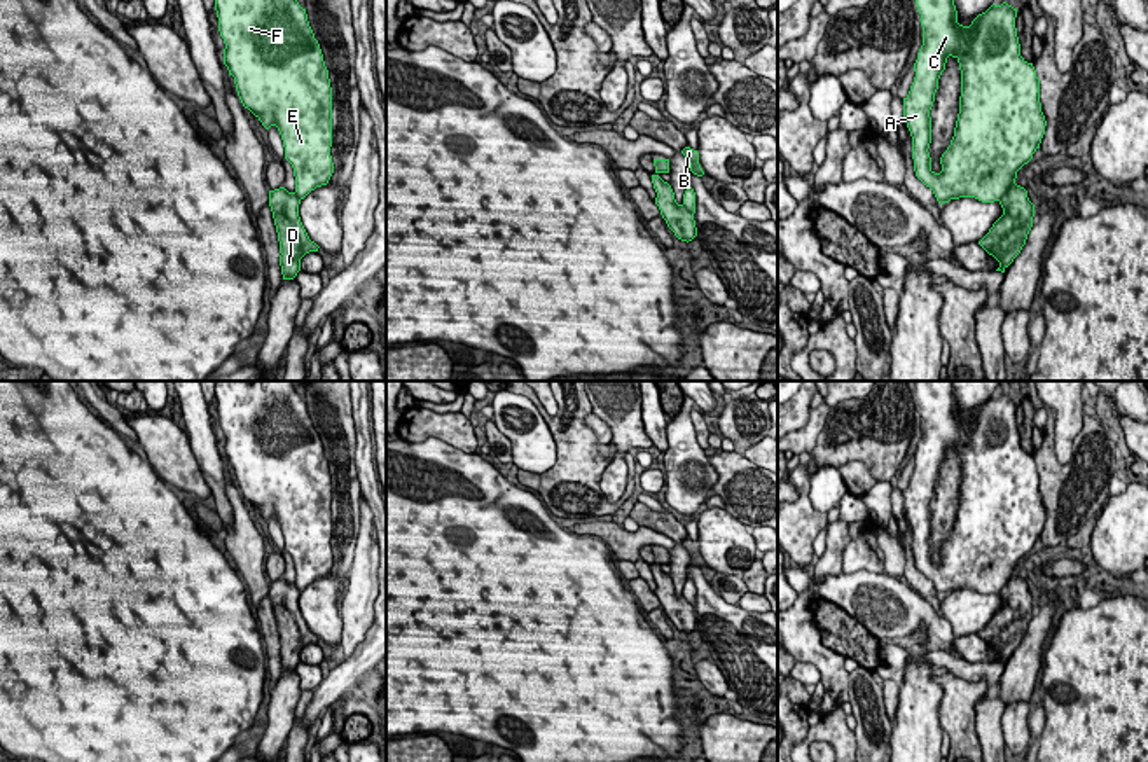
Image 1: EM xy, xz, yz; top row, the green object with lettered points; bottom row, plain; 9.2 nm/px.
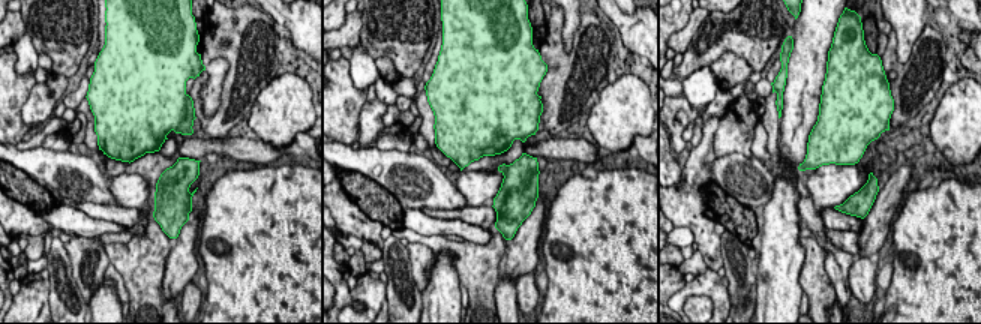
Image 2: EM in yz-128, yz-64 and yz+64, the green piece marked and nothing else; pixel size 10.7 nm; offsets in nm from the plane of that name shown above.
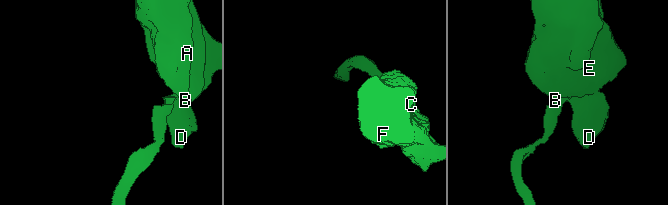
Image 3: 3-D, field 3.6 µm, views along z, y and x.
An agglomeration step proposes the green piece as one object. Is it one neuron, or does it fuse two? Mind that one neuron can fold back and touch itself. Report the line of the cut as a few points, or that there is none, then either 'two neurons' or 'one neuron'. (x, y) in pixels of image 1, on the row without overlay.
yz (1014, 574), (998, 591) | two neurons

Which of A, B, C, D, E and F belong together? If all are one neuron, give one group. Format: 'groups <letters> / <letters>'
groups A B C E F / D

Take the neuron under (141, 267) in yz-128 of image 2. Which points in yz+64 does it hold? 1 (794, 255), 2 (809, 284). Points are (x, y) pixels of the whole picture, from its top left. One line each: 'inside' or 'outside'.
1: outside
2: inside

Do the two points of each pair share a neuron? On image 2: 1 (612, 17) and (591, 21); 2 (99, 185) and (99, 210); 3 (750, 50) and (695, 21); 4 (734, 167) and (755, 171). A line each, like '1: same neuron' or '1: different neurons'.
1: different neurons
2: different neurons
3: different neurons
4: same neuron

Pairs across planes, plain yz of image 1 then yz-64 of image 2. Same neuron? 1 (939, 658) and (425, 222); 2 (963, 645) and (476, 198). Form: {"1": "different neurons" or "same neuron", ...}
{"1": "same neuron", "2": "different neurons"}

